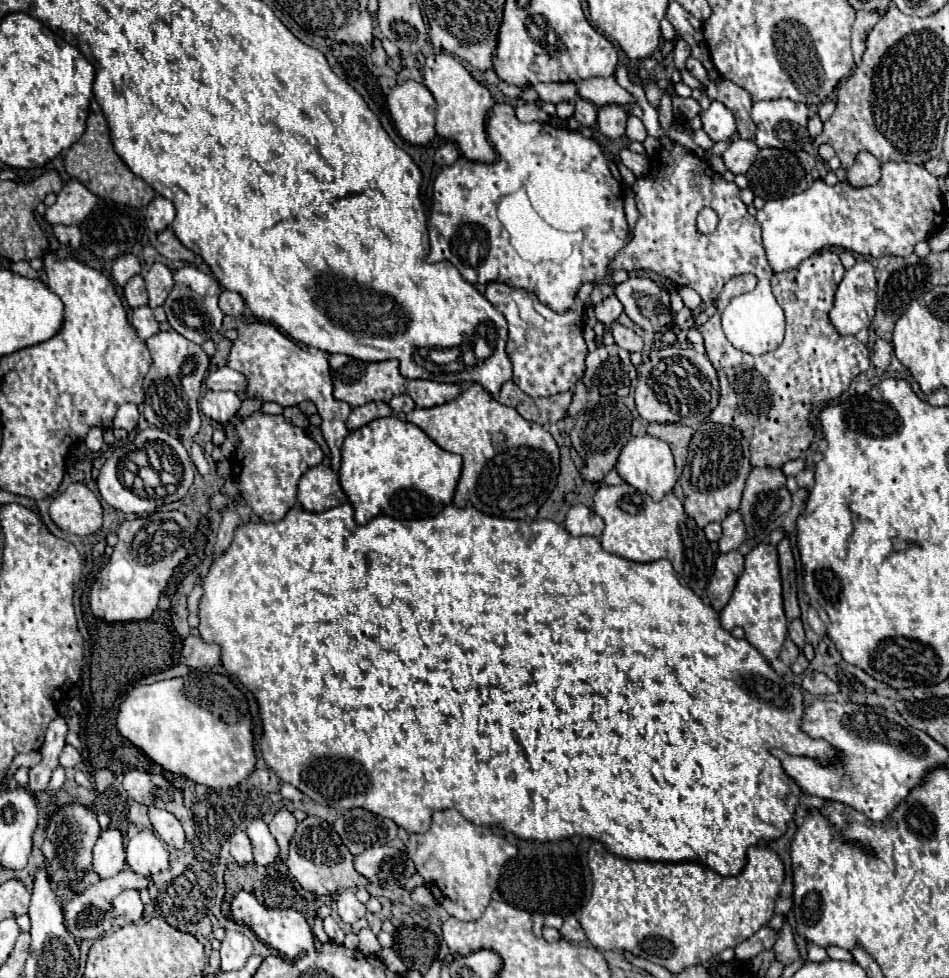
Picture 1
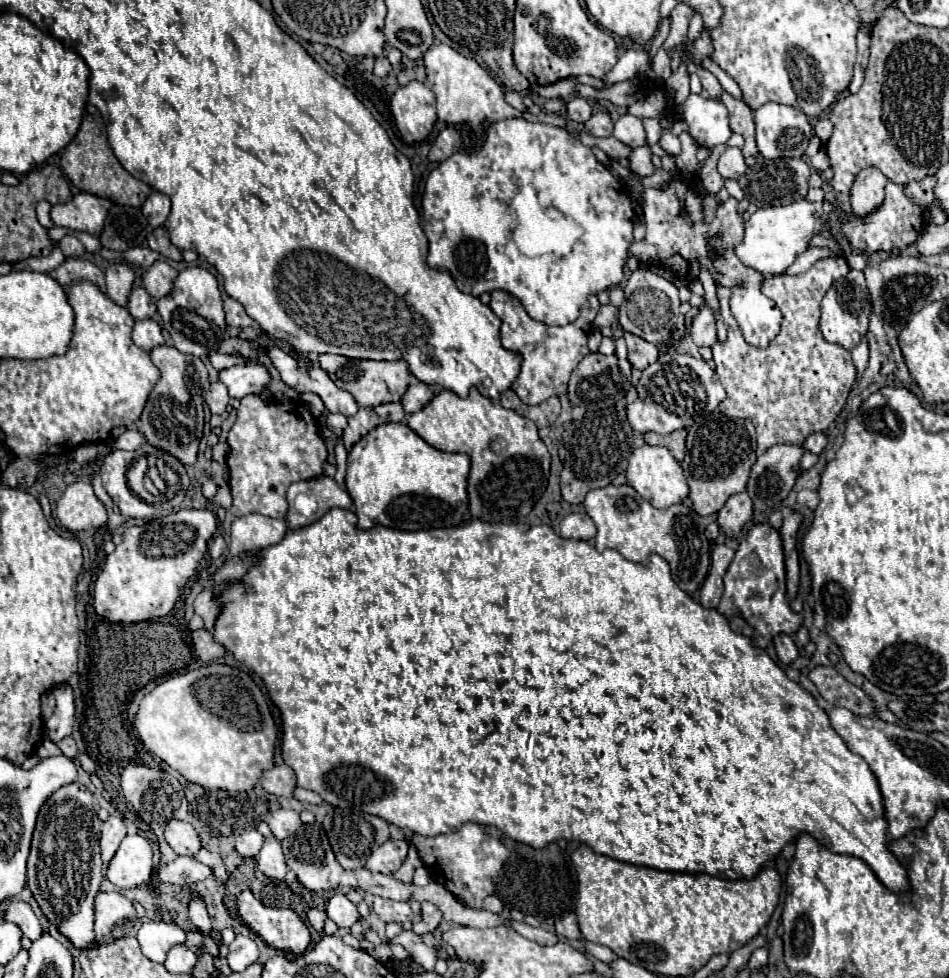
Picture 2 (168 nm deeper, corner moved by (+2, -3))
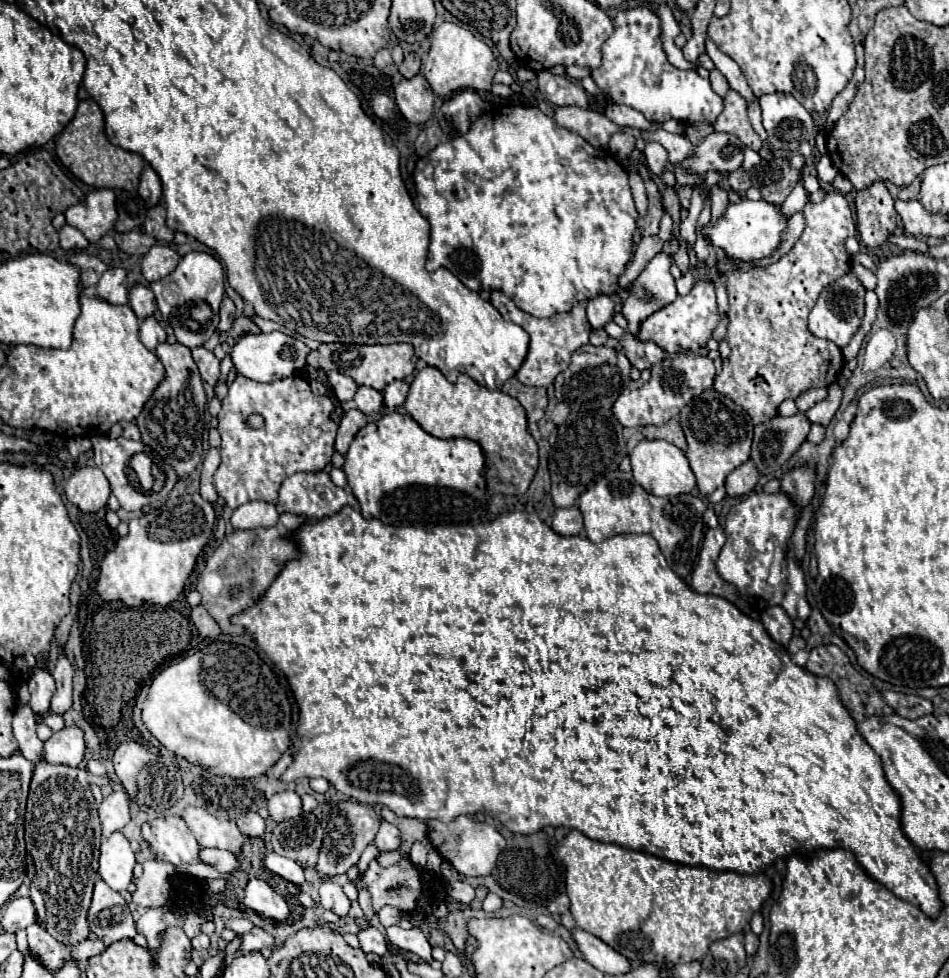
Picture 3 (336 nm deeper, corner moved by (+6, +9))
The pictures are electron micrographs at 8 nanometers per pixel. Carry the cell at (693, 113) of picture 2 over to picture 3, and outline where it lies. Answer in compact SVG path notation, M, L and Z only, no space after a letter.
M648 4L620 10L614 18L614 34L602 44L602 64L592 70L596 86L610 102L632 106L660 124L666 120L712 124L722 112L722 98L696 70L680 70L668 62L660 34L660 18Z

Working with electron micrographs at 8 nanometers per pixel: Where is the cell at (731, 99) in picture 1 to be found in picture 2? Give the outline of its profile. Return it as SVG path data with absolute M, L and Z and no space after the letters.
M724 92L720 96L722 104L728 108L730 112L730 128L732 132L738 132L744 136L744 156L756 156L758 148L756 148L756 140L754 140L754 120L752 120L752 110L742 102L732 98L728 92Z

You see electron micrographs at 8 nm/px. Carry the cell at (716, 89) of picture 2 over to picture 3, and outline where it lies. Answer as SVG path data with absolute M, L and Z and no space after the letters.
M716 68L710 72L710 82L712 82L712 90L714 90L718 96L726 96L726 94L728 94L730 84L728 84L728 80L722 76L722 72L718 72Z

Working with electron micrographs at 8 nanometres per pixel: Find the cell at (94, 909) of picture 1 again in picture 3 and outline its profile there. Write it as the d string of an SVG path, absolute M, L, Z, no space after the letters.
M202 848L202 862L214 866L222 874L230 874L240 866L238 858L232 852L218 848Z

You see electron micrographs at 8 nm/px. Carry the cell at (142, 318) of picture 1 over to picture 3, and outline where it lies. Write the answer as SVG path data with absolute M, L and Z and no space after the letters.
M146 318L140 322L140 340L148 350L156 350L158 344L166 342L166 330L158 324L156 318Z

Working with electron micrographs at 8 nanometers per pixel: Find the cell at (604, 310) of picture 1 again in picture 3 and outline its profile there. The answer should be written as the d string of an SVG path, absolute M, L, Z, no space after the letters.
M598 296L588 300L586 316L592 328L604 328L614 314L614 300L610 296Z

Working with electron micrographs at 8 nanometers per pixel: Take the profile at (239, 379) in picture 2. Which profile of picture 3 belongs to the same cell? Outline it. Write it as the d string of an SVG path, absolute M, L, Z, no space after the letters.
M270 332L270 334L246 334L242 340L234 344L232 350L232 362L238 370L238 374L256 380L256 382L274 382L282 380L286 376L292 376L294 372L302 370L306 366L306 356L310 354L310 348L284 332Z

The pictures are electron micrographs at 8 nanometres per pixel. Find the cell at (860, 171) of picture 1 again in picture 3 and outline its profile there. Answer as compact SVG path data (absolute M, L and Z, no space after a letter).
M882 182L856 192L856 218L860 240L868 248L882 246L896 228L894 200Z

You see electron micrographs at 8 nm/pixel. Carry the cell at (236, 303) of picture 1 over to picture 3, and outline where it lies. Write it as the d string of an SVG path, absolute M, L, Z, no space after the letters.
M224 296L222 304L220 304L220 324L218 324L218 330L220 332L230 330L232 322L234 322L234 302L228 296Z

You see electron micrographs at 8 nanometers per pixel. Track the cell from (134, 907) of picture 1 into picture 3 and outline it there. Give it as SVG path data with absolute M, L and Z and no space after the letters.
M96 880L92 904L88 910L90 932L100 938L106 946L122 940L134 938L136 928L126 900L114 892L104 880Z

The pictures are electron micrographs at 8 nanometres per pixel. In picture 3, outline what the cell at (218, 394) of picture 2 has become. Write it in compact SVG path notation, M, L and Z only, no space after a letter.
M204 346L192 348L192 358L200 370L202 380L206 380L210 386L214 386L214 382L220 376L220 360L210 350L206 350Z

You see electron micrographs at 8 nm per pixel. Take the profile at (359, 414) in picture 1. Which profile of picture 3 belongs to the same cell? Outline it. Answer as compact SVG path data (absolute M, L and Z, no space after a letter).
M348 410L338 426L338 434L336 434L336 442L334 442L334 448L340 452L340 454L346 454L348 452L348 446L352 442L352 438L356 436L356 432L360 428L364 428L368 424L368 416L362 414L360 410Z

